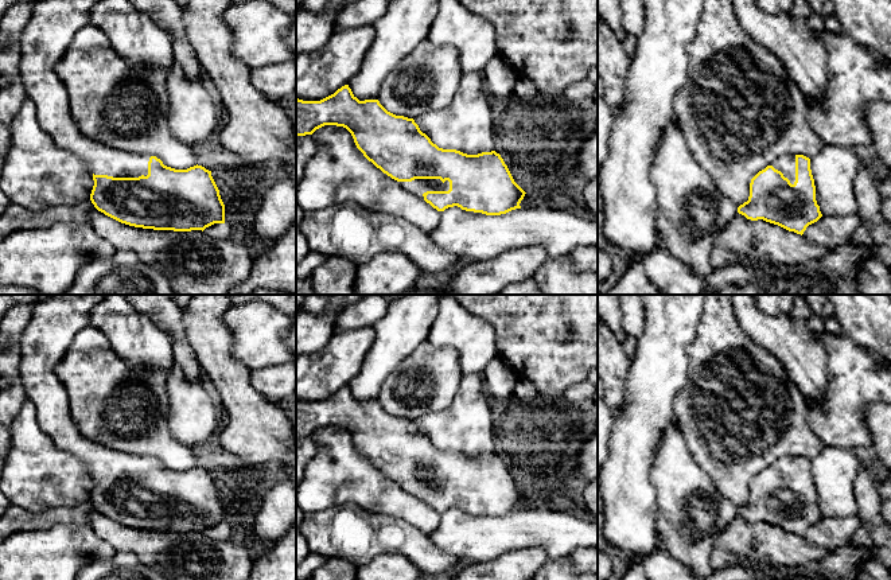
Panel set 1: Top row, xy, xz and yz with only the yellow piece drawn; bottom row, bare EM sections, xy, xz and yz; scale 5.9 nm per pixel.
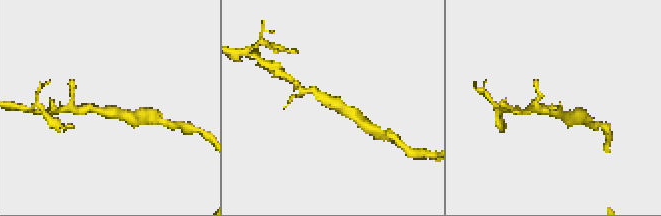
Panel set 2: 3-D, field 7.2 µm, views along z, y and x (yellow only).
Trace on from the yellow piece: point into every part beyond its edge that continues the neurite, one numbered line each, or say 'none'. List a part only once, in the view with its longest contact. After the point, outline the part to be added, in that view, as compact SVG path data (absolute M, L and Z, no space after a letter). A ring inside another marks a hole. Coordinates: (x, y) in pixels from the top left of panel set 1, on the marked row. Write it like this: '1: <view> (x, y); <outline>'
1: xz (419, 186); M415 179L412 182L398 182L398 183L423 201L424 201L423 194L427 191L448 191L450 190L450 182L446 180L443 183L440 179Z

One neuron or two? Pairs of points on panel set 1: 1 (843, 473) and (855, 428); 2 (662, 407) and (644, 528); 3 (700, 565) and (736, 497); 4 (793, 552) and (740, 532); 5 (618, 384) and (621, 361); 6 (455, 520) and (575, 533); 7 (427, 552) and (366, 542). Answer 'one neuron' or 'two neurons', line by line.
1: two neurons
2: one neuron
3: two neurons
4: one neuron
5: one neuron
6: one neuron
7: one neuron

